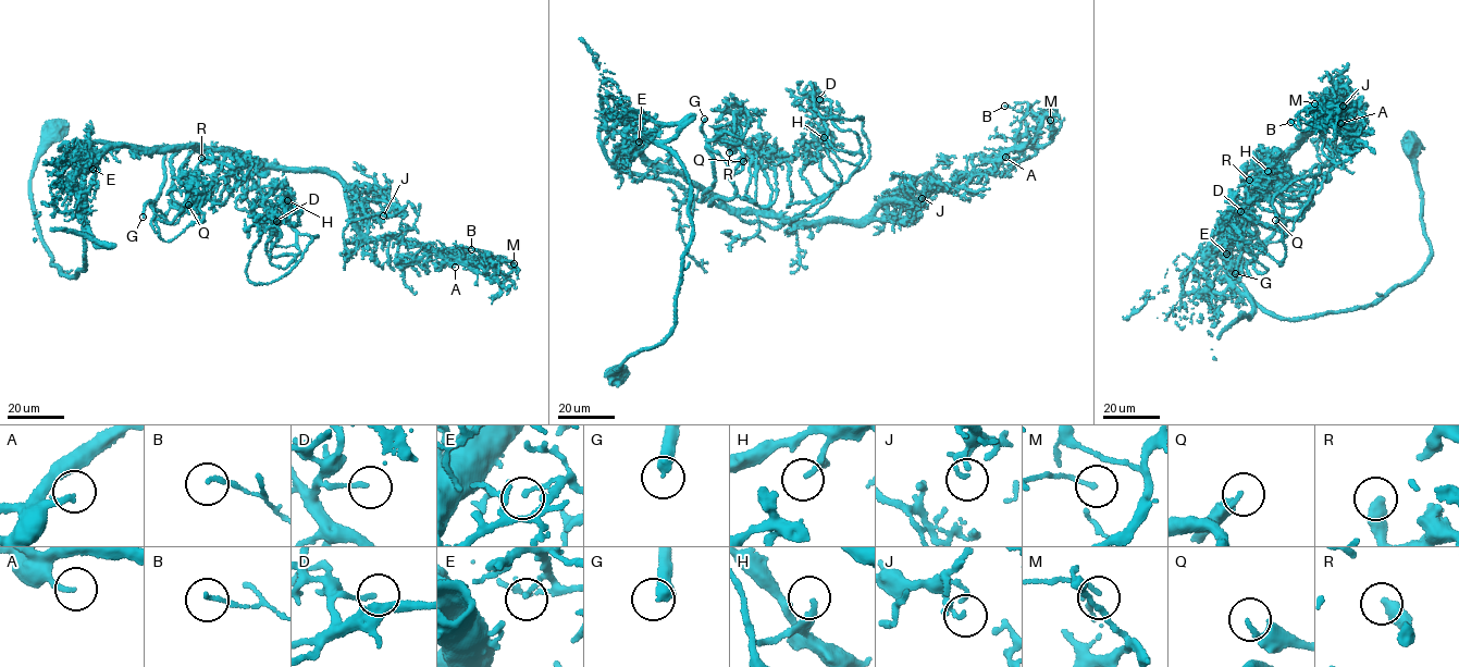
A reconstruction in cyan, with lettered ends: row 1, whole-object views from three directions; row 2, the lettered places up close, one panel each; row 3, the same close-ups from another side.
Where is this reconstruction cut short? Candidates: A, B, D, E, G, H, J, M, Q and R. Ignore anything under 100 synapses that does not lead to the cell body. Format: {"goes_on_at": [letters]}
{"goes_on_at": ["G", "Q"]}

